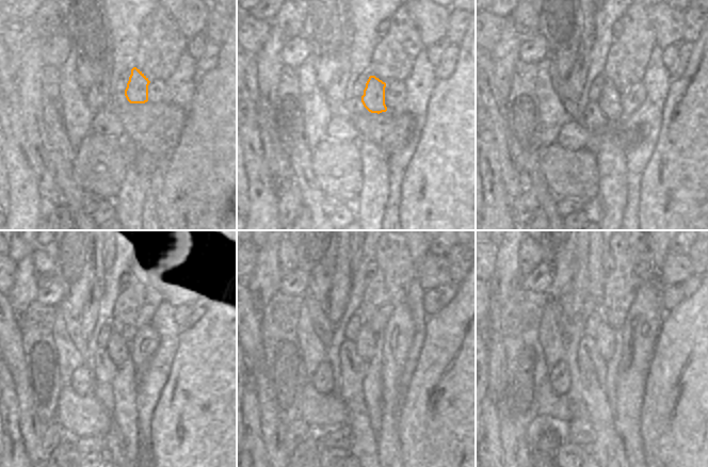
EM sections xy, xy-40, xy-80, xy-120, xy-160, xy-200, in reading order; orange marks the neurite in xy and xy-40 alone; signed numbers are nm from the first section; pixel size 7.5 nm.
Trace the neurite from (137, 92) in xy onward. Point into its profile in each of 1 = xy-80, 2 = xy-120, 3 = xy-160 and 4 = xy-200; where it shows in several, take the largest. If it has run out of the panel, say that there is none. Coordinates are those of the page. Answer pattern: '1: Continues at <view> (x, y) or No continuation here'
1: Continues at xy-80 (610, 101)
2: Continues at xy-120 (128, 333)
3: Continues at xy-160 (366, 340)
4: Continues at xy-200 (605, 337).

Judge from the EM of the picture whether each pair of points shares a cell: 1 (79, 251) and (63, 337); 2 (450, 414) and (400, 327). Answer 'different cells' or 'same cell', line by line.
1: different cells
2: different cells

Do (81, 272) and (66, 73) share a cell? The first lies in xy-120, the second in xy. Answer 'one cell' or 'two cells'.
two cells

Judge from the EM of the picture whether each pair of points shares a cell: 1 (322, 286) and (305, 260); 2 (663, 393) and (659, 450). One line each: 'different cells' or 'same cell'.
1: same cell
2: same cell

